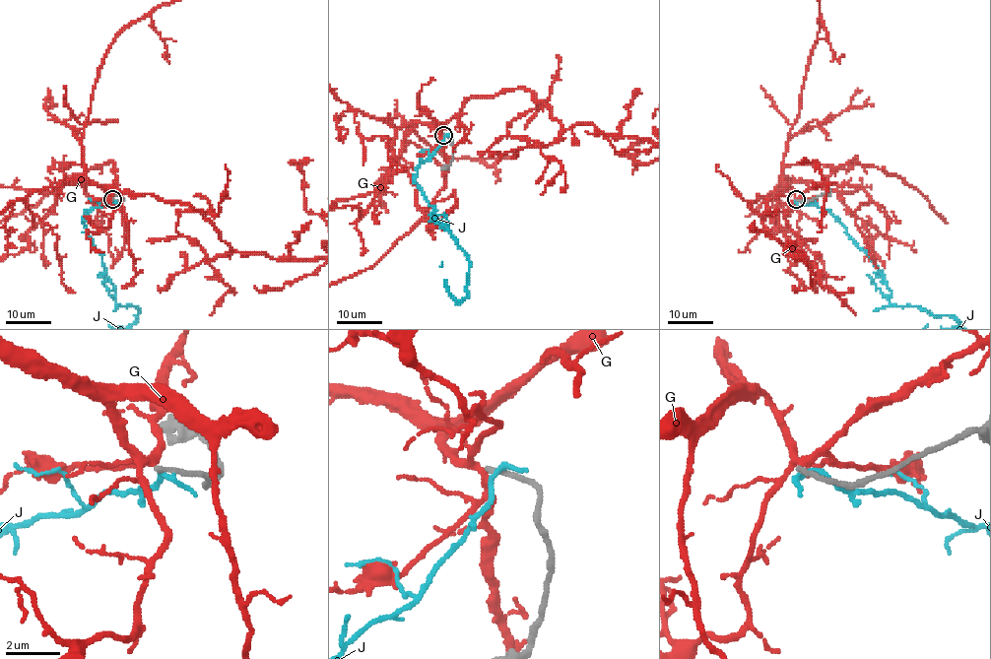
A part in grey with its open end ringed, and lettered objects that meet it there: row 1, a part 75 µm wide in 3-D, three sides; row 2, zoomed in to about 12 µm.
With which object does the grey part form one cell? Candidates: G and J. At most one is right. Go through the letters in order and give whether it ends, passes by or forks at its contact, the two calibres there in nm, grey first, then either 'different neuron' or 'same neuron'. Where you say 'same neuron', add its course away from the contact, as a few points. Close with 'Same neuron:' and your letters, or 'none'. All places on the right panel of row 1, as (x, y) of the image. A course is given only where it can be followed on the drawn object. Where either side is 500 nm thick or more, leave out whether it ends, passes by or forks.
G: it forks there; 200 nm thick on the grey side, 240 nm on the other; different neuron
J: it passes by; 240 nm thick on the grey side, 180 nm on the other; different neuron
Same neuron: none

